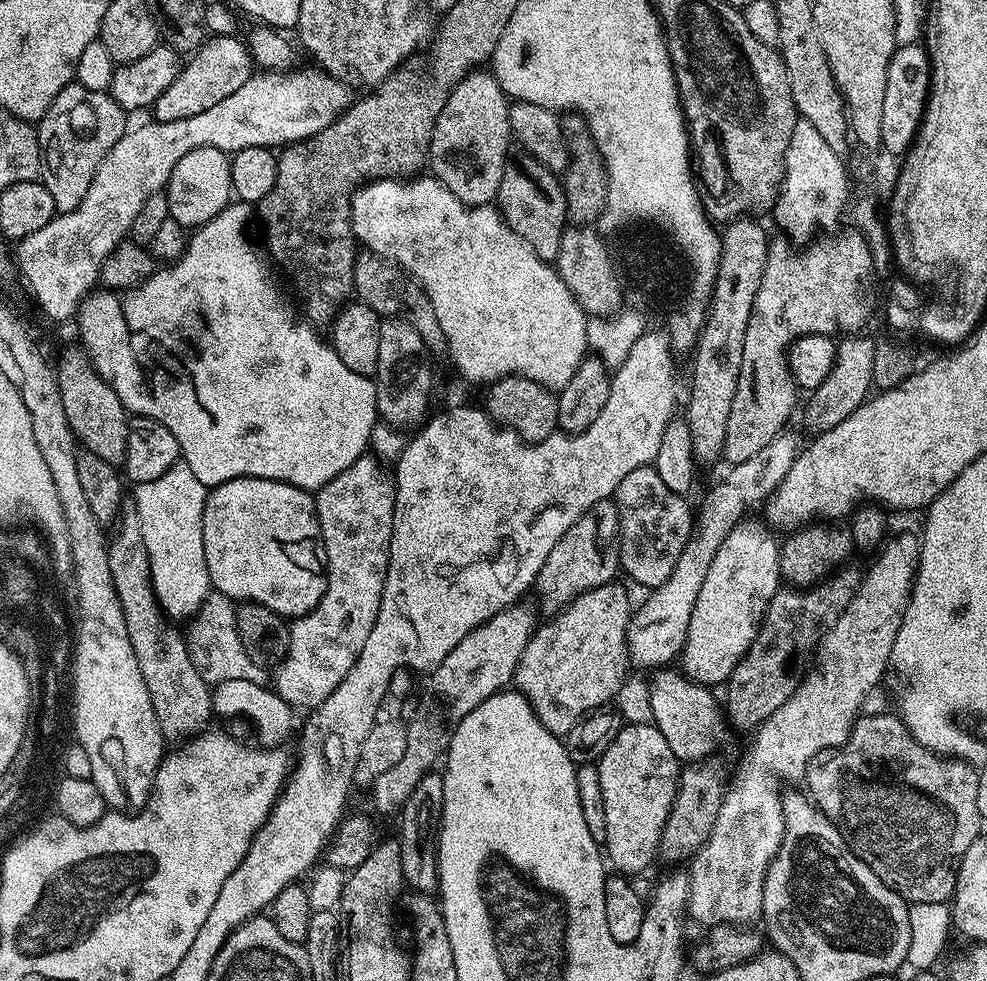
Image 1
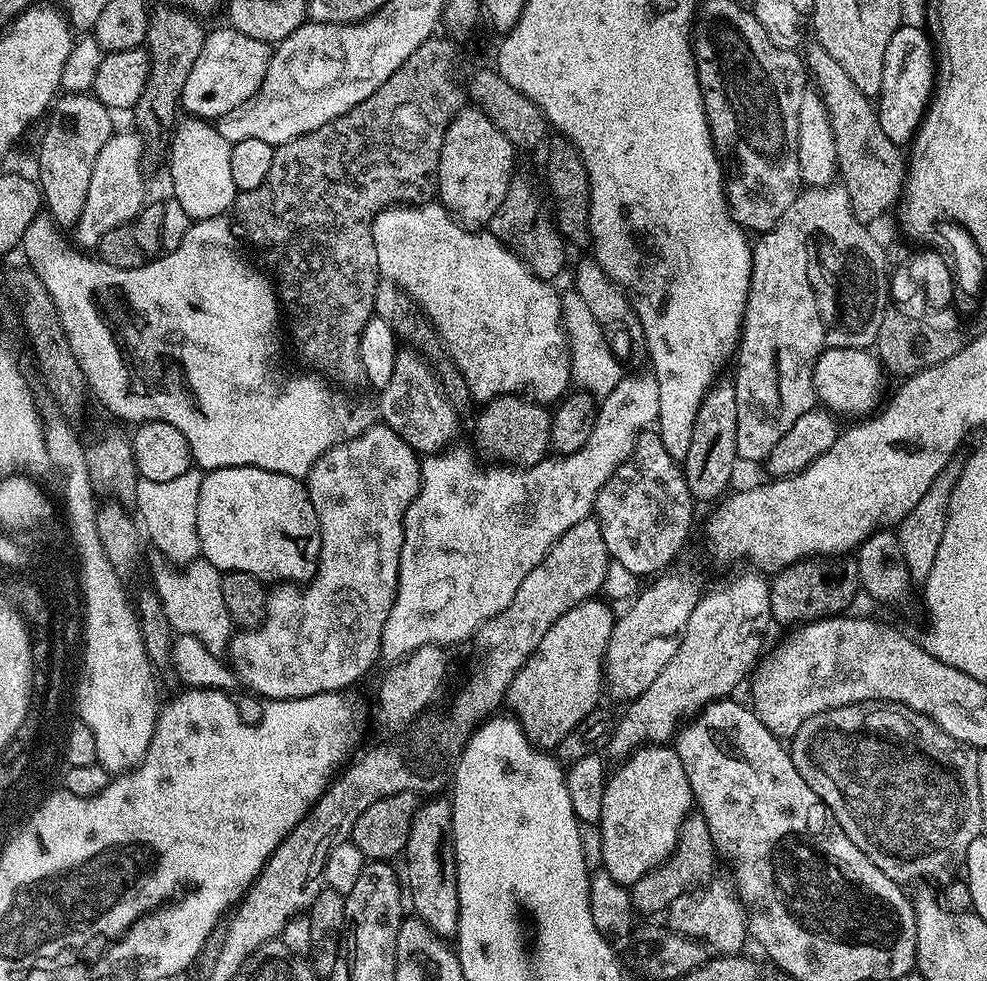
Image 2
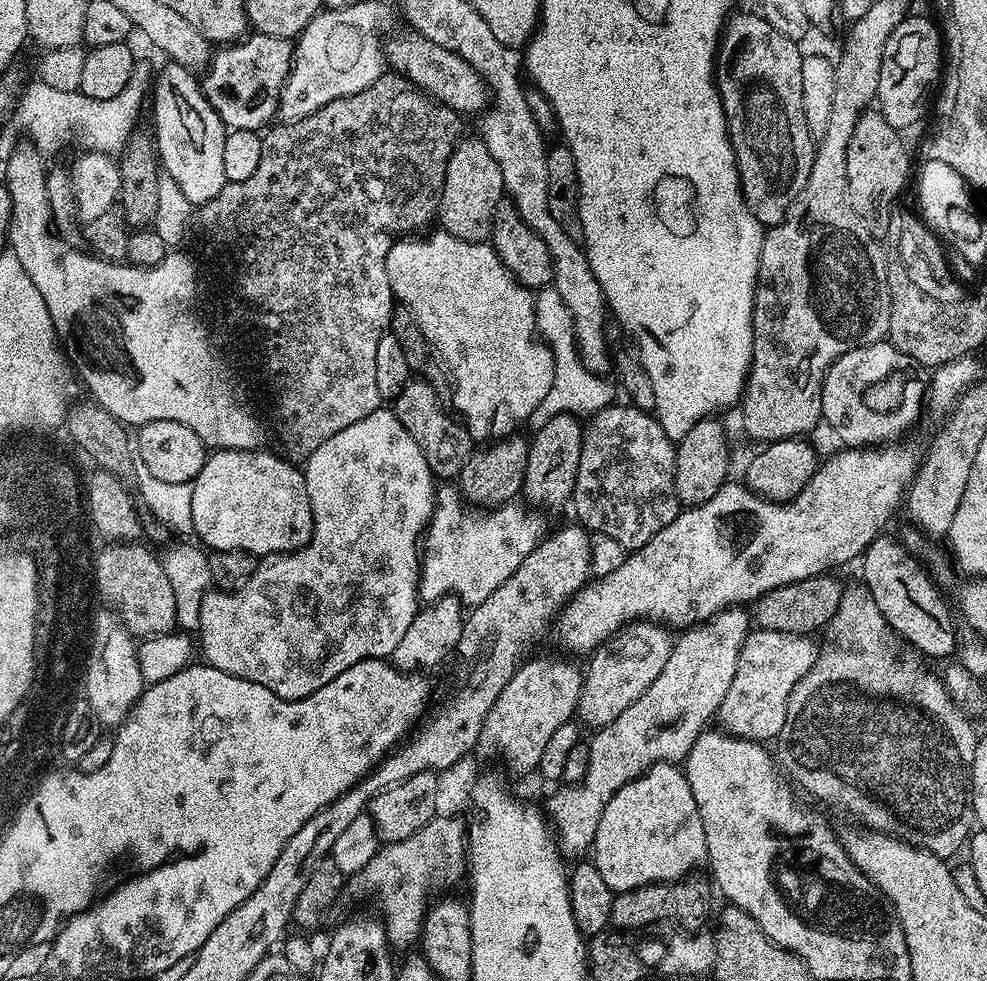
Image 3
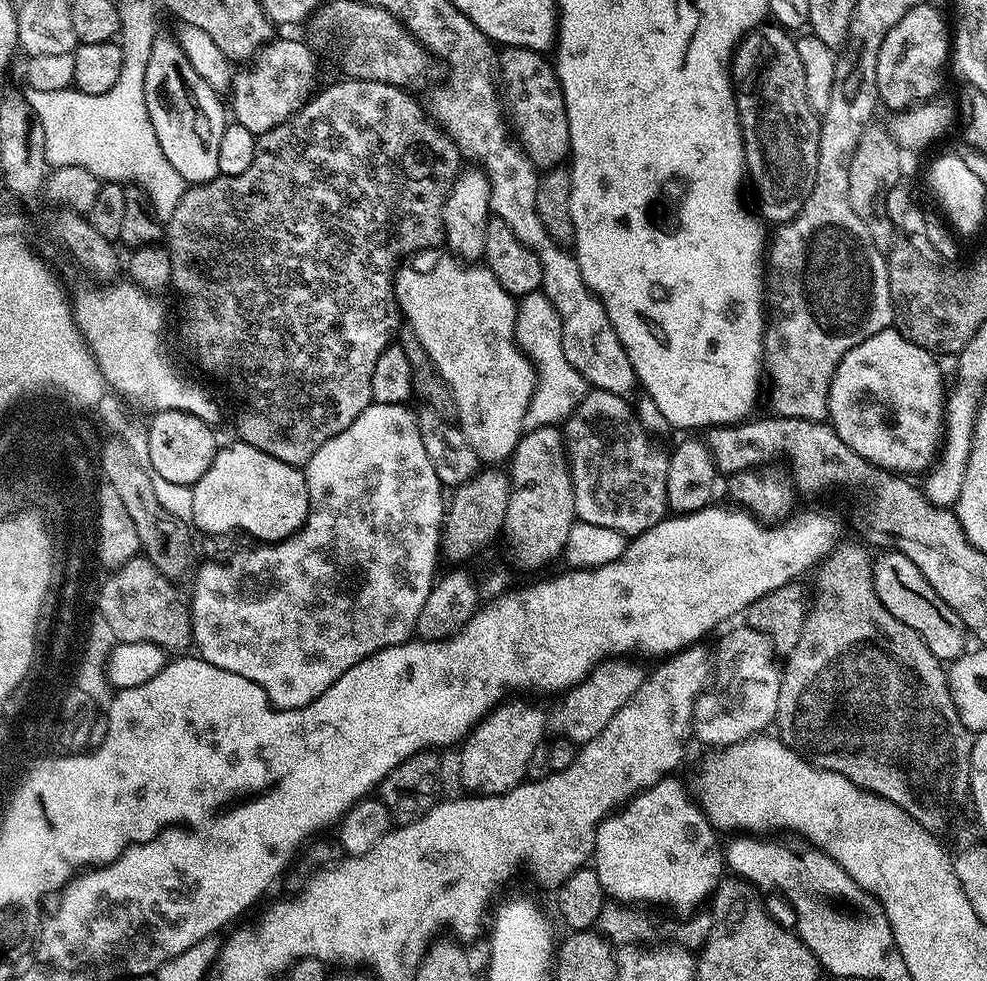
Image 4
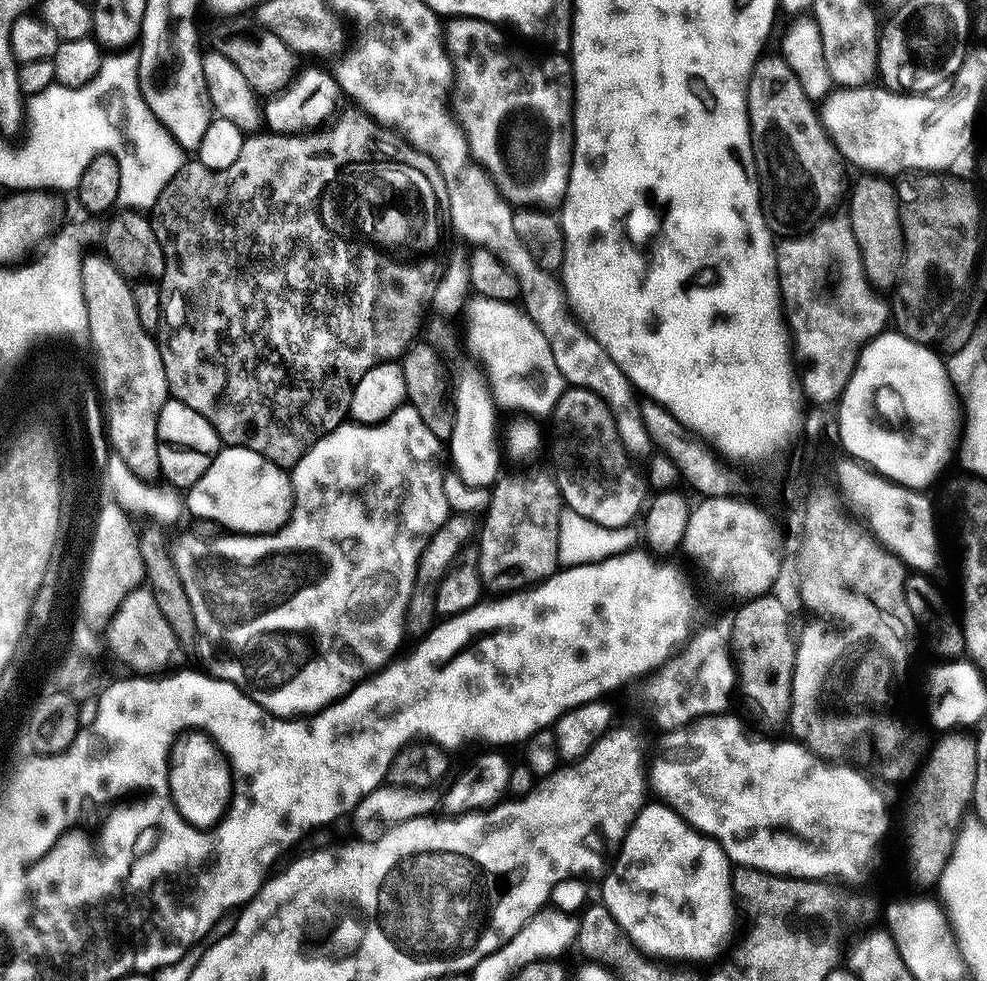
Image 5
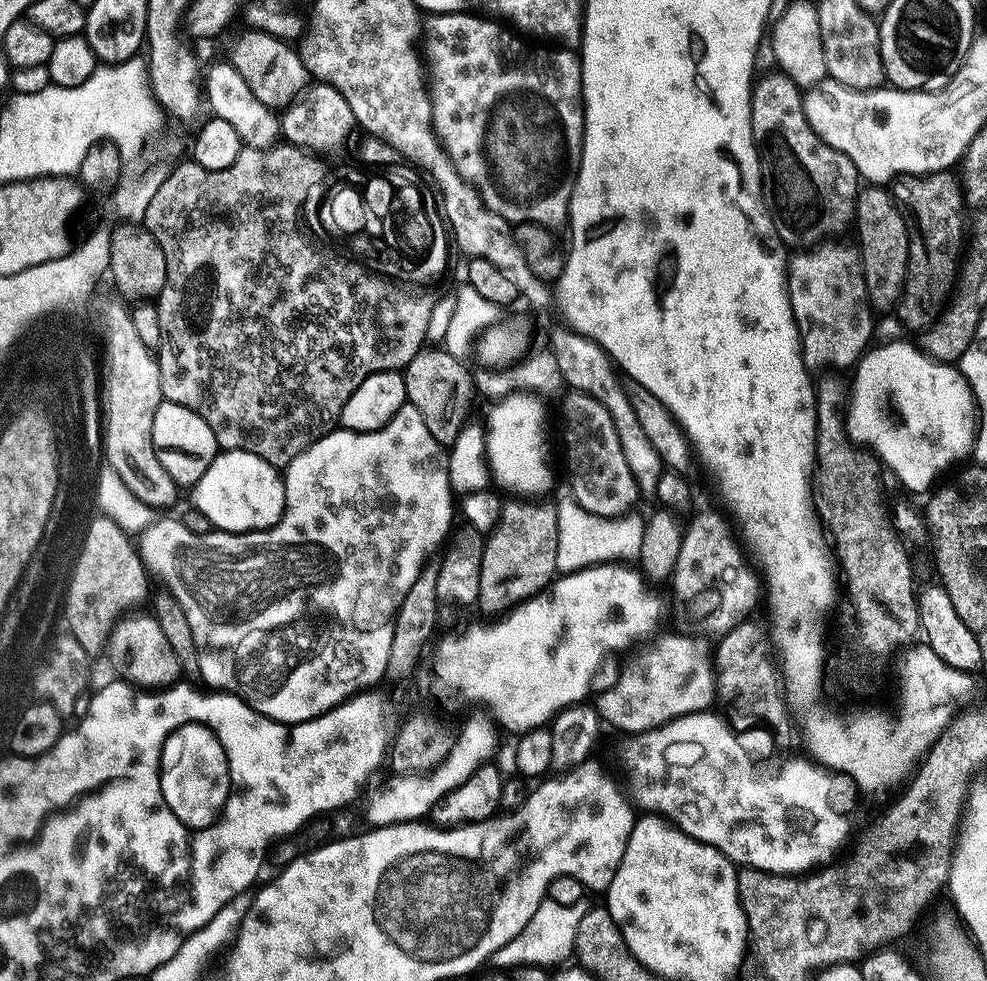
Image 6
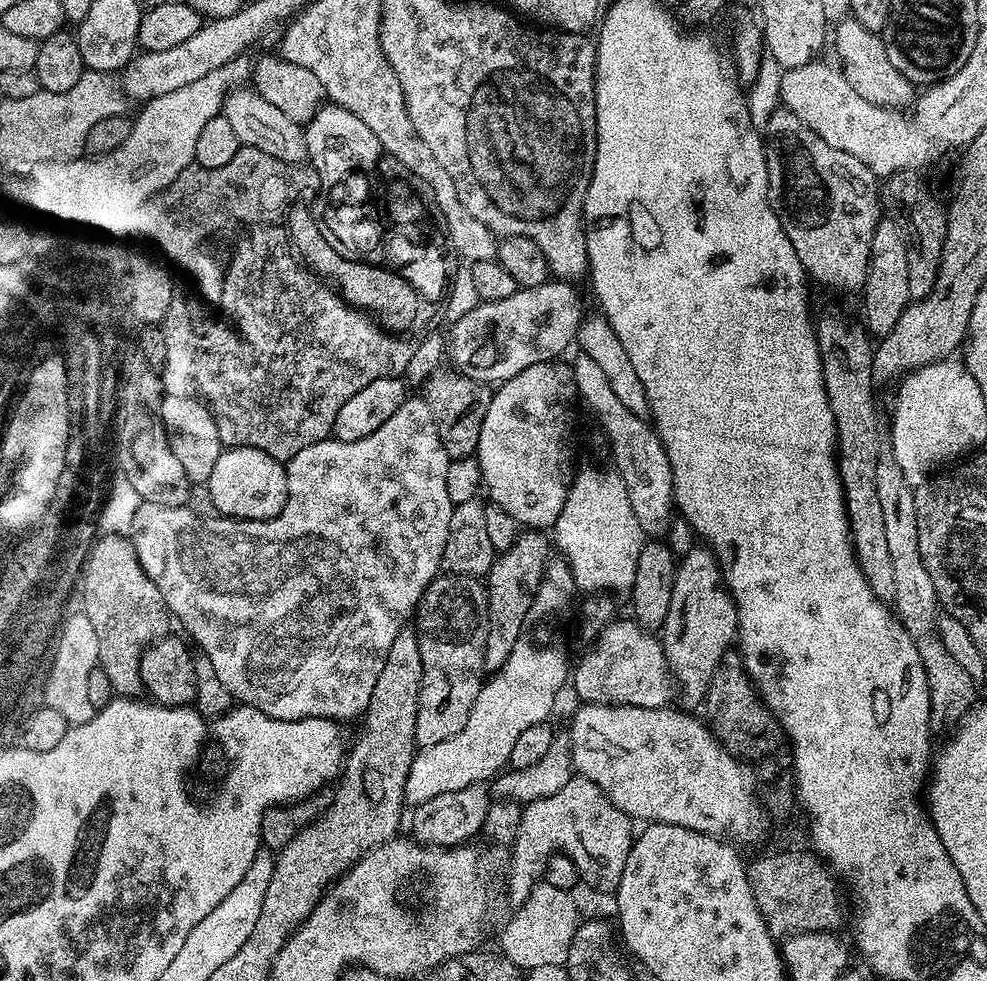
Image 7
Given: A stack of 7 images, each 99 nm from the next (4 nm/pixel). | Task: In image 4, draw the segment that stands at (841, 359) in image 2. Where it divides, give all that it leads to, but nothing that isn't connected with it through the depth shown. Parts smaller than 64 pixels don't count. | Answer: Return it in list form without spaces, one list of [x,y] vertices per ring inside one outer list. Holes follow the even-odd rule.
[[[895,327],[882,330],[878,334],[866,338],[866,342],[854,346],[854,350],[850,350],[842,358],[842,362],[838,366],[838,370],[832,379],[830,394],[828,395],[827,419],[830,421],[832,429],[838,434],[838,438],[842,438],[842,442],[846,442],[846,446],[850,446],[850,450],[857,452],[859,456],[869,460],[869,462],[875,464],[877,468],[886,468],[888,471],[897,474],[912,474],[908,472],[920,471],[920,473],[923,473],[925,469],[937,459],[938,449],[941,447],[942,433],[944,431],[946,387],[944,388],[944,376],[940,373],[940,368],[936,363],[938,363],[938,360],[933,353],[914,346],[914,342],[907,340]]]

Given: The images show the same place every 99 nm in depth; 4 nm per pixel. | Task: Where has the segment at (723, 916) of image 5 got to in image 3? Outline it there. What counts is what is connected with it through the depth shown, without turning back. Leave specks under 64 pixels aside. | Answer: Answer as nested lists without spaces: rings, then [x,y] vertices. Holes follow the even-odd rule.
[[[661,762],[646,770],[634,782],[622,786],[622,790],[618,790],[618,794],[606,802],[606,810],[602,810],[590,856],[598,874],[602,874],[606,886],[610,886],[613,893],[629,892],[647,884],[670,884],[703,869],[708,858],[706,830],[702,826],[690,782],[684,777],[683,771],[675,764]]]

